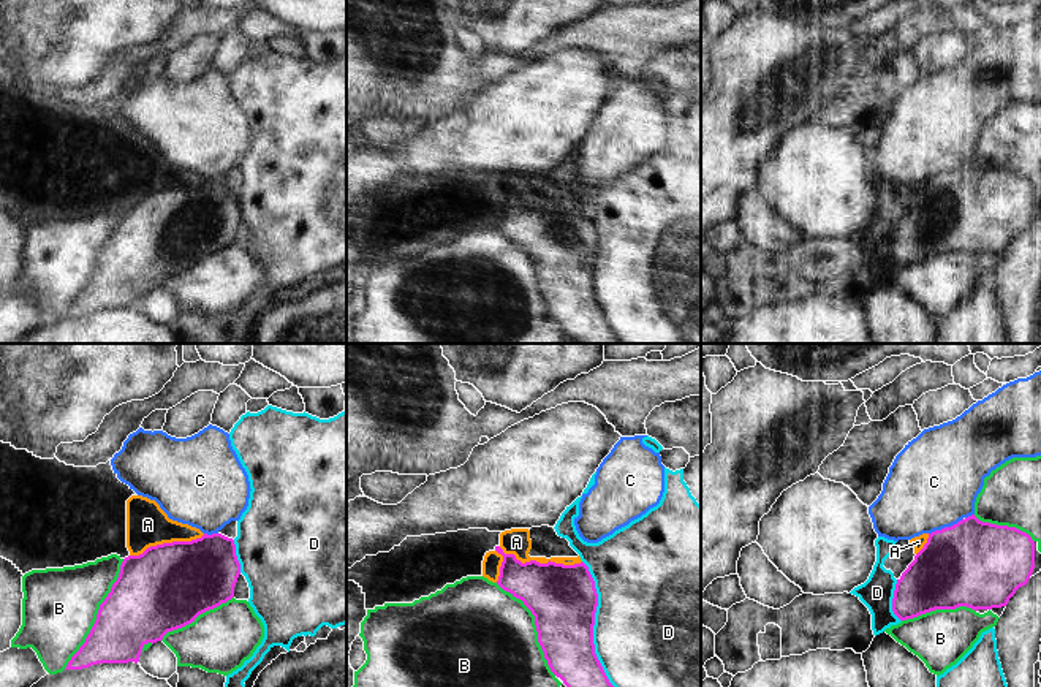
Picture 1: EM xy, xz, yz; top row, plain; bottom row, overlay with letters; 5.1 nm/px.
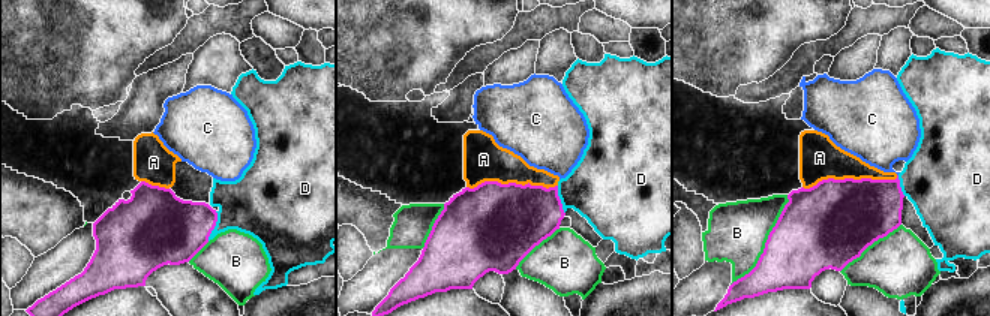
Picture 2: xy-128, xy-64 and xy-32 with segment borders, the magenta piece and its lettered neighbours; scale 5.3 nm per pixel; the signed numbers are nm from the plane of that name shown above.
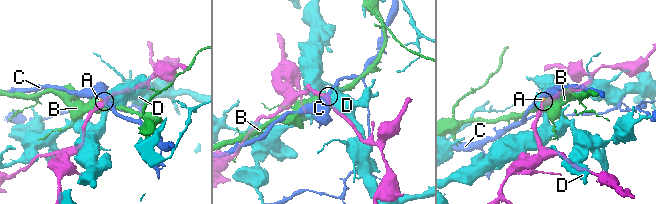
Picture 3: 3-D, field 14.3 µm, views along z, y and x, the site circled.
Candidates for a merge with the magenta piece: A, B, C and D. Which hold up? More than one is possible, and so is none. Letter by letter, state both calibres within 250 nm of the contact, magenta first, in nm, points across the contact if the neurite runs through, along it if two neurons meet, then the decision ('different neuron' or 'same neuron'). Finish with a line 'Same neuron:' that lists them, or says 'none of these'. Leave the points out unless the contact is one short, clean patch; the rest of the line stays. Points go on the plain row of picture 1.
A: 340 nm thick on the magenta side, 130 nm on the other; same neuron
B: 380 nm thick on the magenta side, 380 nm on the other; different neuron
C: 440 nm thick on the magenta side, 460 nm on the other; border along yz (962, 163), (929, 179); different neuron
D: 340 nm thick on the magenta side, 480 nm on the other; different neuron
Same neuron: A

